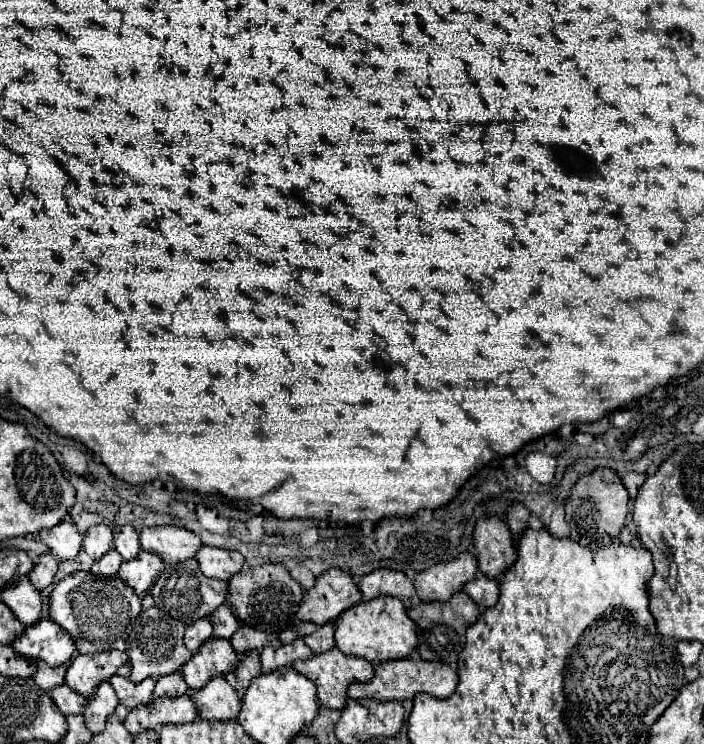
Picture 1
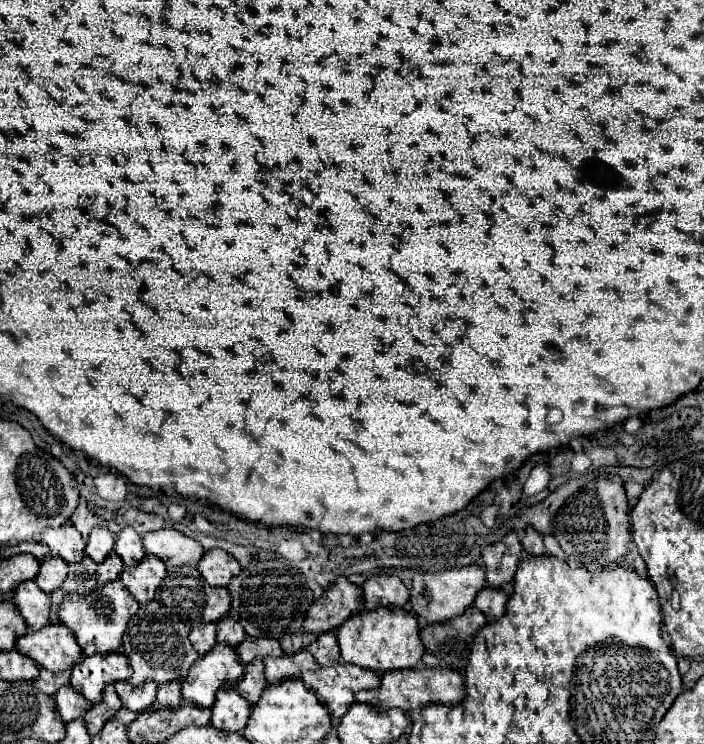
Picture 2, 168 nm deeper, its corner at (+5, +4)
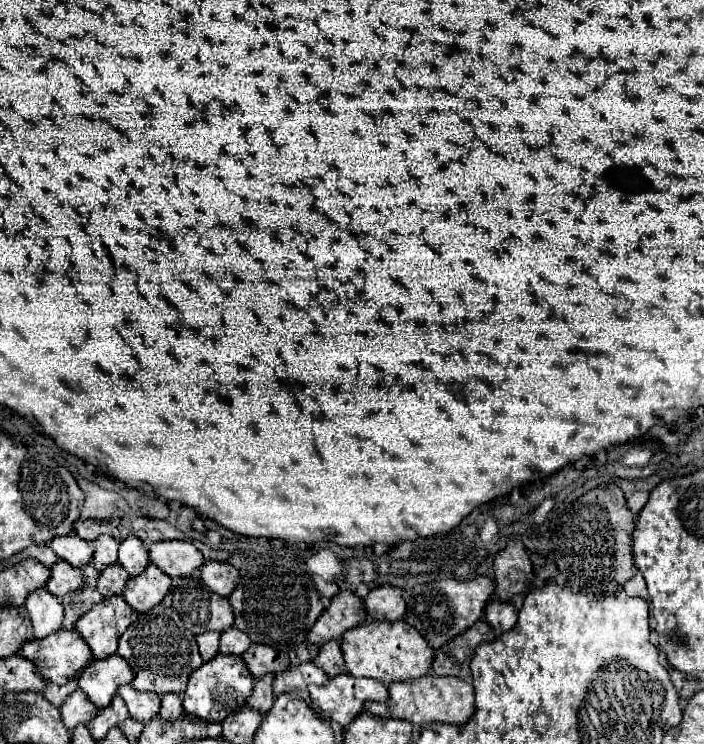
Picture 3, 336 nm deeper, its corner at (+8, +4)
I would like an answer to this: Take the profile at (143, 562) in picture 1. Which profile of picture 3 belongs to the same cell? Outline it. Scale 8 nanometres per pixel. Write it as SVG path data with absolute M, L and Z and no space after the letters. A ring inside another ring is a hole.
M148 564L140 576L134 576L126 582L122 596L136 612L148 612L152 606L164 600L170 586L172 580L162 574L162 570L156 570L156 566Z

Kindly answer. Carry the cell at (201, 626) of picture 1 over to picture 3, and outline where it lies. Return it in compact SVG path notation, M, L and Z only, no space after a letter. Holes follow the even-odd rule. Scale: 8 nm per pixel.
M204 632L204 634L196 636L200 656L204 662L212 660L218 654L218 638L220 638L220 632Z

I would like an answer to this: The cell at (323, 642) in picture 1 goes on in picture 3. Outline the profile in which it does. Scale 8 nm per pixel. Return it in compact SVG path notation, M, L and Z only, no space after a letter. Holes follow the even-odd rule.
M332 640L332 642L326 642L324 646L320 646L318 656L312 662L316 666L320 666L330 678L334 674L344 674L346 672L346 666L344 666L344 658L342 658L338 640Z

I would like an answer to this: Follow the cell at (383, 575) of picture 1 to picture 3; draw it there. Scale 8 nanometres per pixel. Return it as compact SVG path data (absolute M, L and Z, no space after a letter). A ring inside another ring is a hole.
M378 586L370 590L364 598L366 614L376 620L400 620L406 612L406 602L402 598L402 590L396 586Z

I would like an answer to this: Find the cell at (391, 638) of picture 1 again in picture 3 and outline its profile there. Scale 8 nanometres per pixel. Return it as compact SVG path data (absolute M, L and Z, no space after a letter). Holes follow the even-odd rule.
M366 620L364 624L342 634L340 648L344 654L346 670L352 676L374 678L382 684L426 676L430 672L430 664L434 658L434 652L432 648L428 648L428 642L424 642L424 638L420 638L420 634L412 630L412 626L408 626L408 622L404 620Z

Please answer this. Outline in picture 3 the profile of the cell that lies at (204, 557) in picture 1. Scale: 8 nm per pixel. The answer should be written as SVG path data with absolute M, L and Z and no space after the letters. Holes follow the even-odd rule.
M216 560L204 562L200 566L200 576L202 576L204 584L214 594L220 594L220 596L230 596L240 580L238 570L234 566L226 564L226 562L216 562Z

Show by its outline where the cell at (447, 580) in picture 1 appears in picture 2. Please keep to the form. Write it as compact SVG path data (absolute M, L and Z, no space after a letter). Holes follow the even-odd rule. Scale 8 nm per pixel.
M473 564L461 570L447 570L447 572L437 572L437 574L427 574L427 576L415 576L413 586L411 586L411 606L417 614L417 620L427 626L435 622L447 622L451 618L457 618L475 602L475 596L479 590L487 588L485 572L481 566Z

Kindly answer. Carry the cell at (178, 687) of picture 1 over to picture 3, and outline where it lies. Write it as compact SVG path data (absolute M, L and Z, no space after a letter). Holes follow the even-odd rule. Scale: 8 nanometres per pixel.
M164 694L162 704L160 704L160 716L164 720L176 720L182 714L184 714L184 710L182 710L180 694Z

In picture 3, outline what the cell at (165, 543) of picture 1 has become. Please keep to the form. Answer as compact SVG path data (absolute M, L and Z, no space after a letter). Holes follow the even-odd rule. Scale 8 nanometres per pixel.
M184 540L152 542L148 548L148 556L152 564L156 564L172 578L190 576L200 564L204 564L200 550Z

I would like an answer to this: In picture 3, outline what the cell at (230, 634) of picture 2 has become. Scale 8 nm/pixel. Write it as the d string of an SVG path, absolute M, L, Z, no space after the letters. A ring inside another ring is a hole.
M236 626L224 630L220 636L220 652L222 654L242 656L244 650L248 650L248 646L250 646L250 638L242 630L238 630Z

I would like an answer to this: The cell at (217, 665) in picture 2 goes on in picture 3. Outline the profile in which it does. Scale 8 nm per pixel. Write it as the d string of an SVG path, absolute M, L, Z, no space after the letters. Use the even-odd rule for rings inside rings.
M216 654L210 662L204 662L198 670L194 670L188 678L188 688L182 694L184 712L208 722L222 722L232 710L244 706L244 698L252 692L254 678L248 674L244 660L240 656Z

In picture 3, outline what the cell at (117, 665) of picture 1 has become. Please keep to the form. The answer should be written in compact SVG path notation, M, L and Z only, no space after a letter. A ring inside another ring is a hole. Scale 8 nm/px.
M118 654L108 656L106 660L94 660L78 676L78 688L98 708L108 706L108 702L116 696L116 690L122 684L130 682L132 682L132 670L128 662Z

